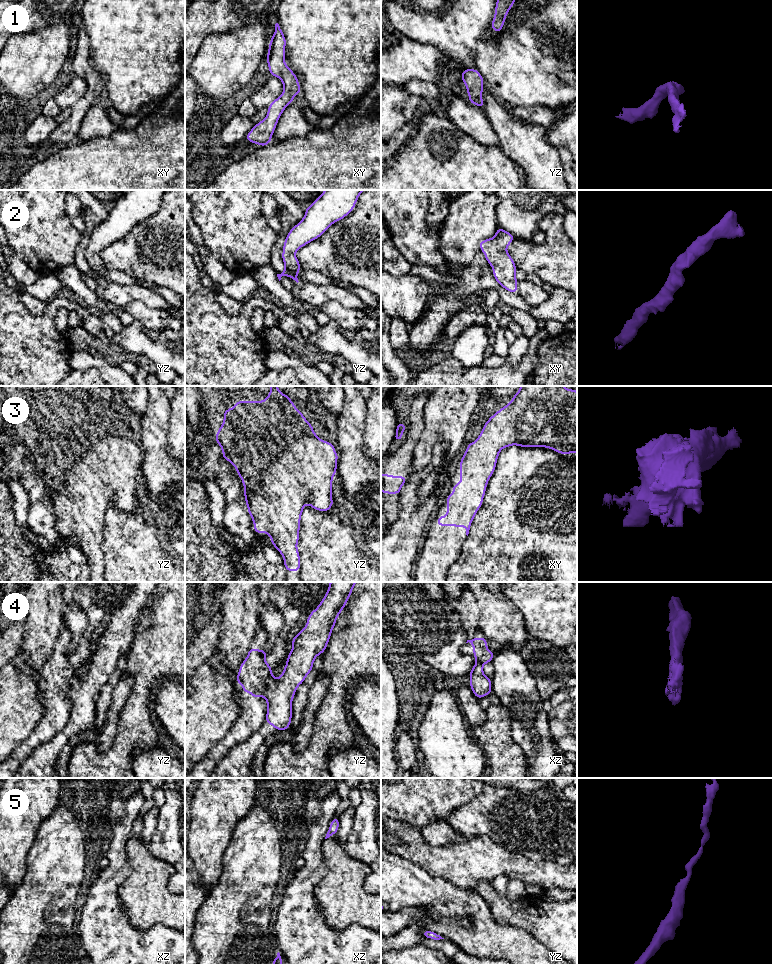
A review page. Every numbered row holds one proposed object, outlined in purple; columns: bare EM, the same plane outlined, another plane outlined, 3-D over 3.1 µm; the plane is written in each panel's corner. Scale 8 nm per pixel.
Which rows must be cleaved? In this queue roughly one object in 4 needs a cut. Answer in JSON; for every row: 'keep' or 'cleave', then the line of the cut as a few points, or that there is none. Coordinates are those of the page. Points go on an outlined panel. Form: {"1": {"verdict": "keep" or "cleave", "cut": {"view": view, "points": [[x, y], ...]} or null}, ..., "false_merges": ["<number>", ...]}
{"1": {"verdict": "keep", "cut": null}, "2": {"verdict": "keep", "cut": null}, "3": {"verdict": "cleave", "cut": {"view": "yz", "points": [[219, 444], [331, 489]]}}, "4": {"verdict": "cleave", "cut": {"view": "yz", "points": [[271, 674], [266, 681], [266, 687], [261, 695]]}}, "5": {"verdict": "keep", "cut": null}, "false_merges": ["3", "4"]}

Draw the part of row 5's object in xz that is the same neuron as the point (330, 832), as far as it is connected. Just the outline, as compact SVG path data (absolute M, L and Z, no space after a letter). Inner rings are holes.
M335 816L331 821L331 824L329 826L325 839L329 838L333 834L336 834L338 829L339 829L339 818Z

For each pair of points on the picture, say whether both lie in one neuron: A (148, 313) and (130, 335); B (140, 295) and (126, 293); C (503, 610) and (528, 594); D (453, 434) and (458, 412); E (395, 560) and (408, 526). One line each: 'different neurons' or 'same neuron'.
A: different neurons
B: same neuron
C: different neurons
D: same neuron
E: same neuron

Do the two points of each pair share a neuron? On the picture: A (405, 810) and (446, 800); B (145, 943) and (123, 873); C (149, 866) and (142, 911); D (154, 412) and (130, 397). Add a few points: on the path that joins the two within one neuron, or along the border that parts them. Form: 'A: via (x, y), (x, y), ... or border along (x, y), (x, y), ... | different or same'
A: via (415, 800), (436, 800) | same
B: via (126, 929), (111, 914), (111, 892) | same
C: via (149, 877), (146, 887), (146, 900) | same
D: border along (148, 396), (146, 409), (142, 416) | different

